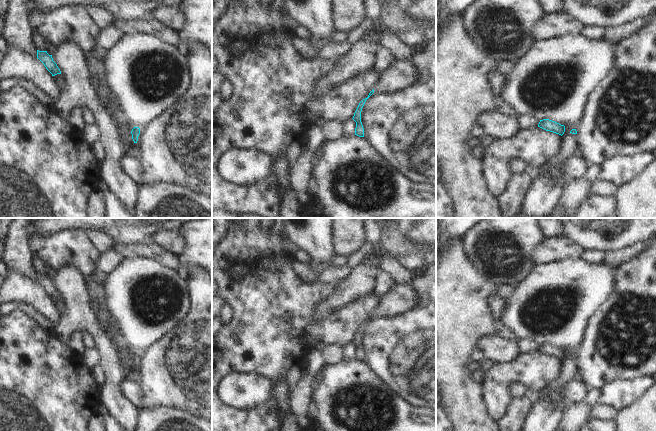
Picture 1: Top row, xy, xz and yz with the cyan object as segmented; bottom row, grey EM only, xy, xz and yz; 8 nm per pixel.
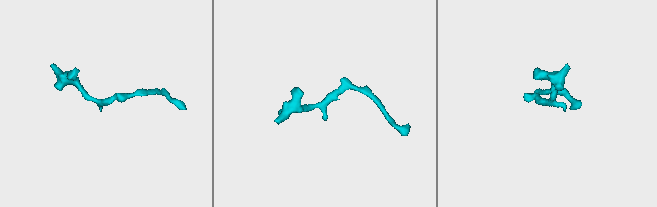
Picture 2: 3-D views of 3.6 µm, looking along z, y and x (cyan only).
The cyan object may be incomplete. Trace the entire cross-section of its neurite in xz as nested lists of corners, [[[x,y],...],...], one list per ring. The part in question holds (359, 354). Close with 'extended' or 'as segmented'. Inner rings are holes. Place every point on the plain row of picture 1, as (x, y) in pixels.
[[[374,313],[369,317],[368,321],[363,323],[355,337],[354,337],[354,340],[353,340],[353,344],[356,346],[356,352],[355,352],[355,359],[359,360],[359,361],[364,361],[364,352],[363,352],[363,349],[362,349],[362,346],[361,346],[361,335],[362,335],[362,332],[366,326],[366,324],[374,317]]]; as segmented

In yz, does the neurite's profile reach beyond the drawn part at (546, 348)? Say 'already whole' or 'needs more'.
already whole

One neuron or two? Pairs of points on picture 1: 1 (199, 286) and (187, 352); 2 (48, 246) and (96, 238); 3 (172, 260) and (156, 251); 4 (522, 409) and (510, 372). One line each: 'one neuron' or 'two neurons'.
1: one neuron
2: two neurons
3: one neuron
4: two neurons

